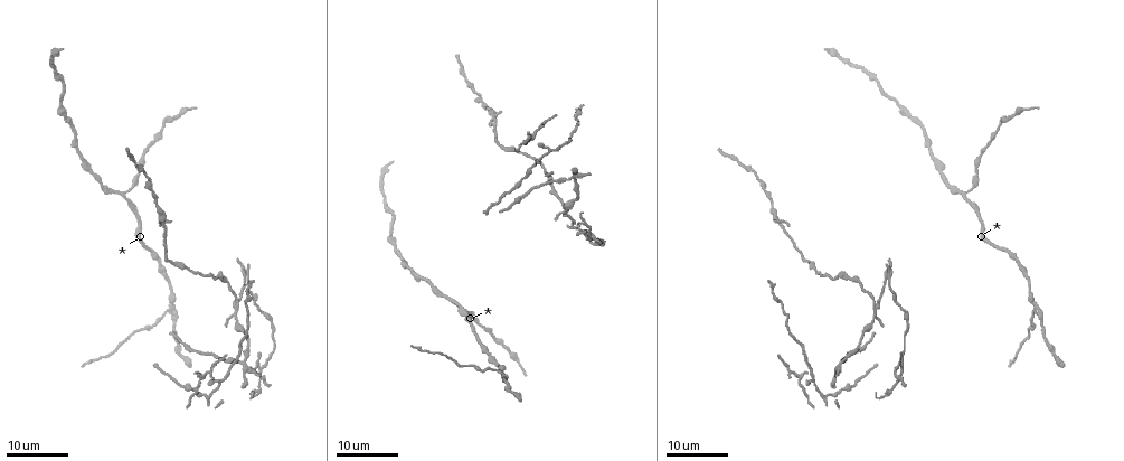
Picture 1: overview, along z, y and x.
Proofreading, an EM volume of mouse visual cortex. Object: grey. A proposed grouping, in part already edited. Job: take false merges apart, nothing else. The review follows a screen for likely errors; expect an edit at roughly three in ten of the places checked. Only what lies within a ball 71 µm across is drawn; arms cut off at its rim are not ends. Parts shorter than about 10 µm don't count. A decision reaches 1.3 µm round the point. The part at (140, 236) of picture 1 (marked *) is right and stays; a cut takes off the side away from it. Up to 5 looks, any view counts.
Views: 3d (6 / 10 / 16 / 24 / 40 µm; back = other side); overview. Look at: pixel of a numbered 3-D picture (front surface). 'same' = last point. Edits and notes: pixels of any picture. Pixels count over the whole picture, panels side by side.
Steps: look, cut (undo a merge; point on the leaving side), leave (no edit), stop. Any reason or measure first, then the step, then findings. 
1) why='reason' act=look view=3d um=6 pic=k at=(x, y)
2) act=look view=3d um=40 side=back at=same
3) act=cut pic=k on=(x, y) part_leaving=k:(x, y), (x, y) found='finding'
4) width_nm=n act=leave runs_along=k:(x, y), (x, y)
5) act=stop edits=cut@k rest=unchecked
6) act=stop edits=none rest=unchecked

why='two arms in line, one across' act=look view=3d um=24 pic=1 at=(236, 304)

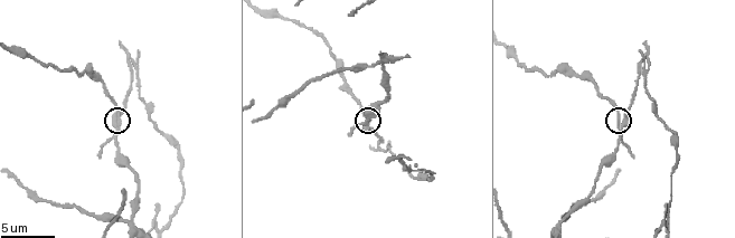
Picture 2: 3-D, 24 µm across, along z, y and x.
act=look view=3d um=10 pic=2 at=(620, 122)

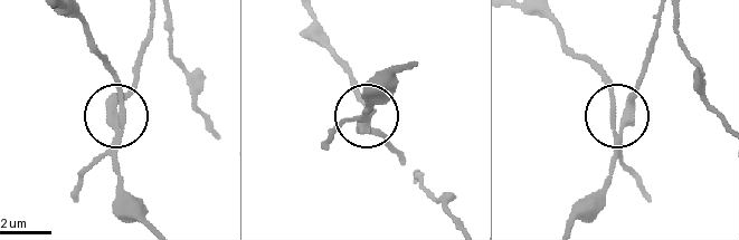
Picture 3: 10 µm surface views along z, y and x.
width_nm=200 act=cut pic=3 on=(110, 109) part_leaving=3:(114, 145), (123, 200), (140, 220) found='two neurons meet here'

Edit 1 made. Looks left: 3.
why='redraw' act=look view=overview

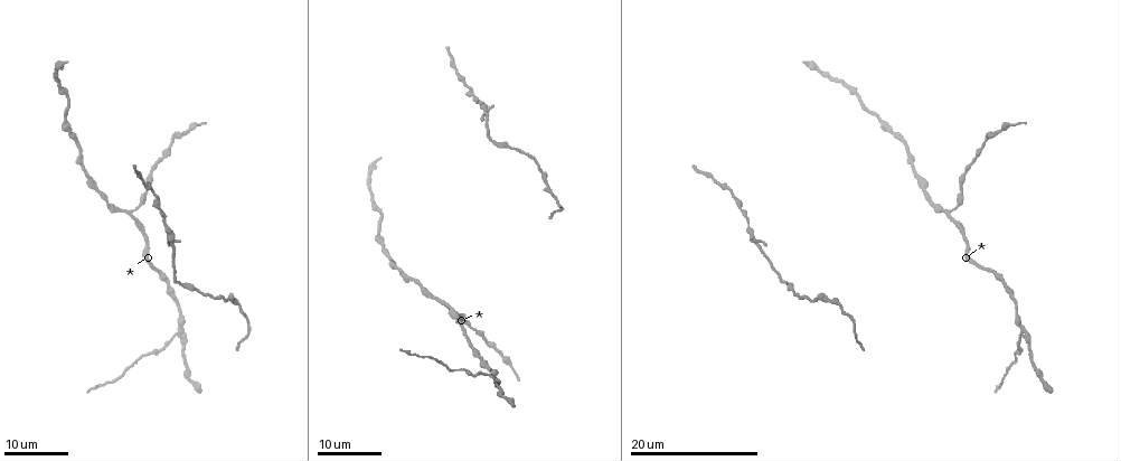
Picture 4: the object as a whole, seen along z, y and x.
act=look view=3d um=24 pic=4 at=(179, 334)

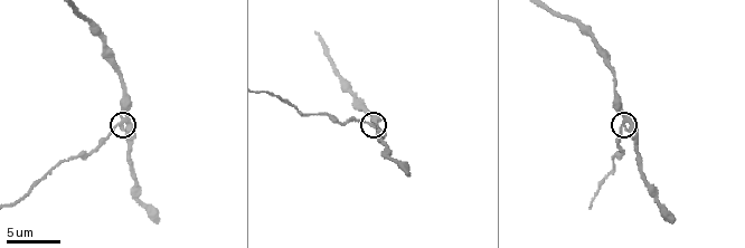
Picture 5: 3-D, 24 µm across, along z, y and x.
act=look view=3d um=10 pic=5 at=(623, 124)

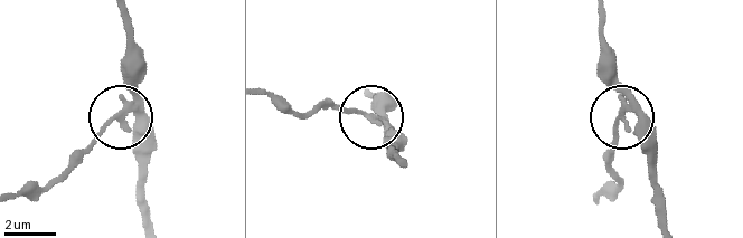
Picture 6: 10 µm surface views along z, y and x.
width_nm=200 act=leave runs_along=6:(599, 10), (608, 81), (620, 113), (655, 162) found='all the same neuron'

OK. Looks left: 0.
act=stop edits=cut@3 rest=unchecked

